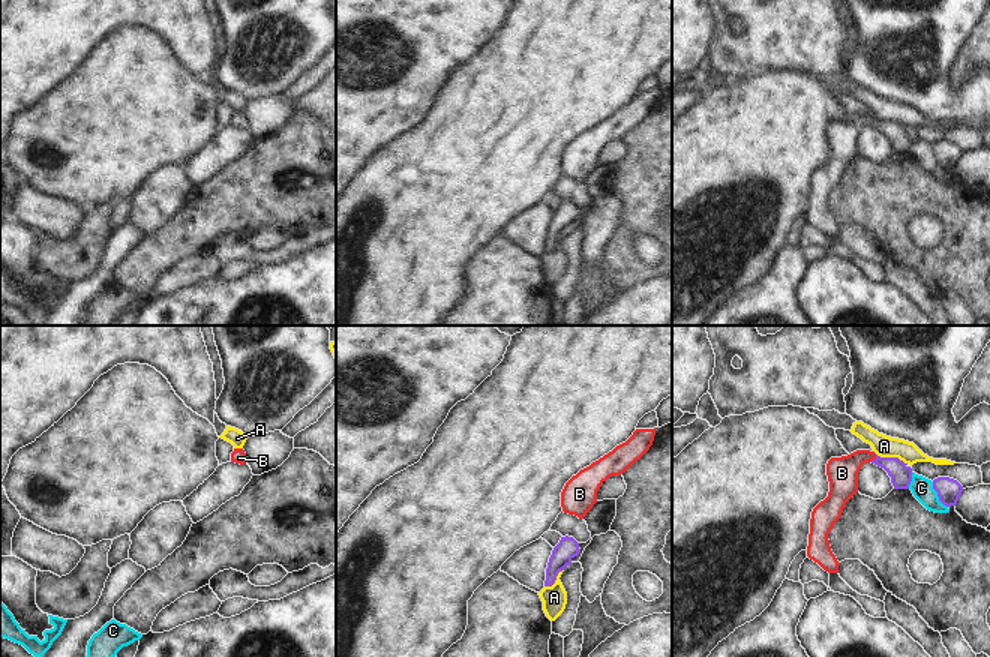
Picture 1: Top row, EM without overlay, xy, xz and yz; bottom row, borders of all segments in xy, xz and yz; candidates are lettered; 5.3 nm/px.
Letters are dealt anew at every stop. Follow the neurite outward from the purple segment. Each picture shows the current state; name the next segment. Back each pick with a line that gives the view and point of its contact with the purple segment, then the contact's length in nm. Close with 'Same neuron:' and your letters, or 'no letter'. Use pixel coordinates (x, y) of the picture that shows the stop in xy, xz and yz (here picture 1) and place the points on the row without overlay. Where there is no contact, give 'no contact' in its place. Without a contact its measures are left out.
B: yz (876, 122) | 50 nm
Same neuron: B

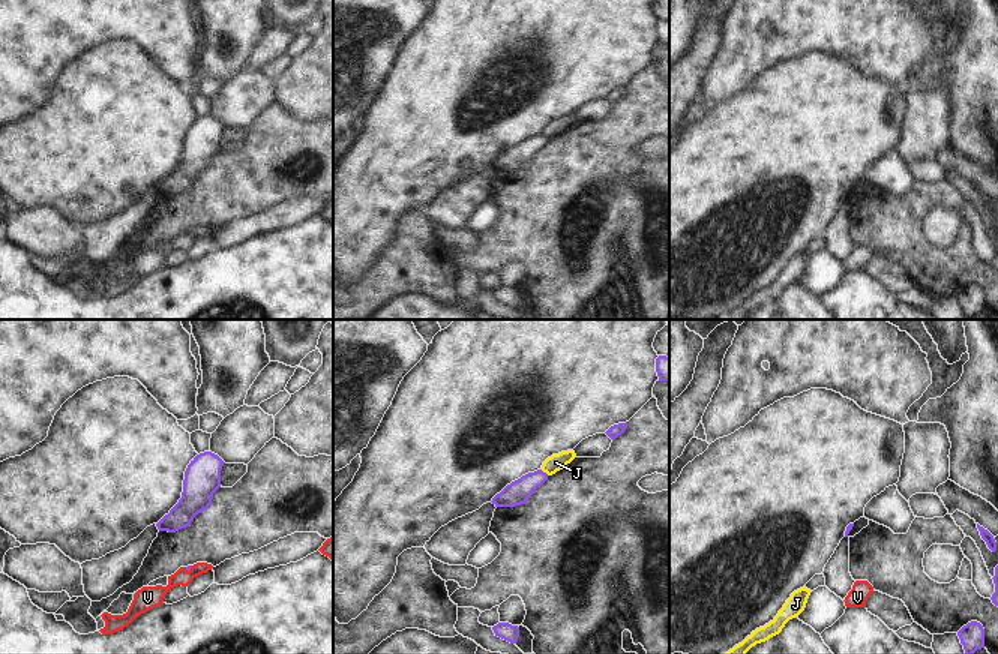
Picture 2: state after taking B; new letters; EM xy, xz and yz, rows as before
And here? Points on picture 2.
V: xy (188, 234) | 40 nm
Same neuron: V

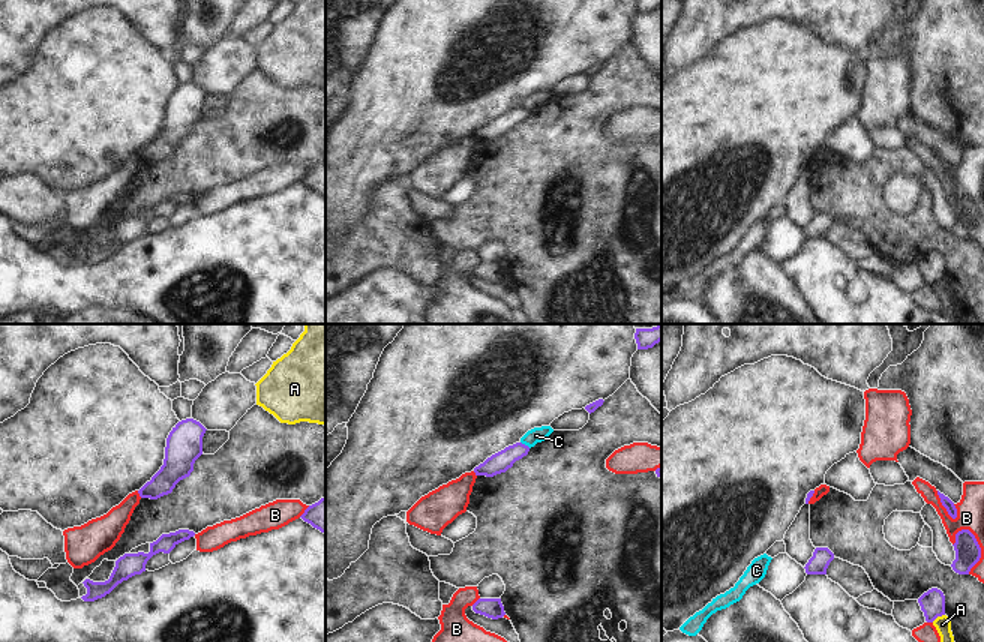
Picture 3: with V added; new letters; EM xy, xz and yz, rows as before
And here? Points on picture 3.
Same neuron: no letter

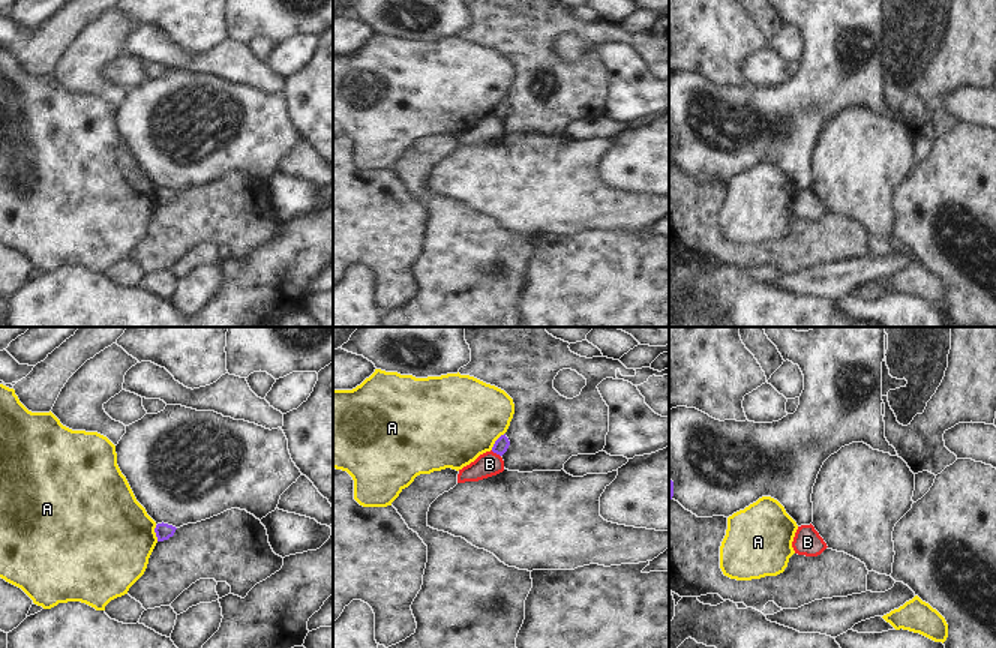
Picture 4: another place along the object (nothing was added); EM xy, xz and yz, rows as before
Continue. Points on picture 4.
Same neuron: no letter

